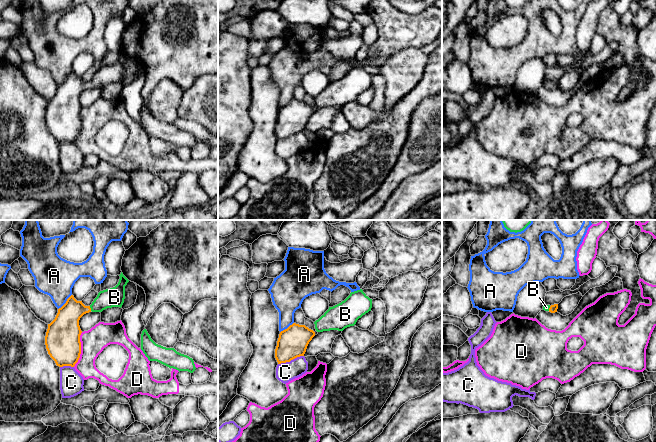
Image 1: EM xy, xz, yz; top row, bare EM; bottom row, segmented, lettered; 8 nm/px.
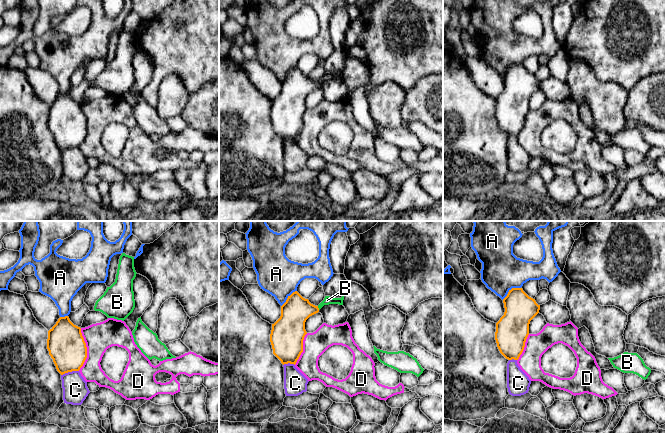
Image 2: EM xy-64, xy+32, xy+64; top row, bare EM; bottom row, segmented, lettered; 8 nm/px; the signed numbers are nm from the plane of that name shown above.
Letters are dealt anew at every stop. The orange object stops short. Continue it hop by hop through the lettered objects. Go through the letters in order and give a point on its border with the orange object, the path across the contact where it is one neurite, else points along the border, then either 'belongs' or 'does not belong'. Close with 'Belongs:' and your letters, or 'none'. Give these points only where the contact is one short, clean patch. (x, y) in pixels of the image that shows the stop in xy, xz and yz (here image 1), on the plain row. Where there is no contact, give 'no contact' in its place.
A: xy (66, 78) | does not belong
B: xy (90, 84) | across xy (65, 102), (82, 85), (90, 84), (107, 74), (114, 73) | belongs
C: xz (290, 136) | does not belong
D: xy (80, 125) | does not belong
Belongs: B

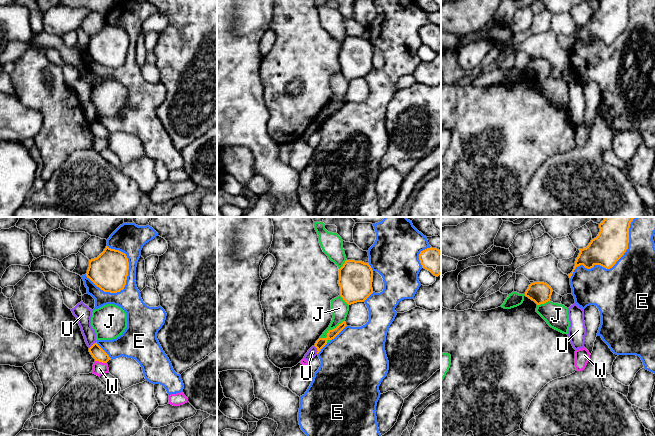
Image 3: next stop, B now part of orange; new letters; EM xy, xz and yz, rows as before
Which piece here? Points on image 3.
E: xy (128, 42) | does not belong
J: xz (330, 106) | does not belong
U: xz (317, 126) | along xz (314, 121), (317, 130) | does not belong
W: xy (101, 137) | does not belong
Belongs: none

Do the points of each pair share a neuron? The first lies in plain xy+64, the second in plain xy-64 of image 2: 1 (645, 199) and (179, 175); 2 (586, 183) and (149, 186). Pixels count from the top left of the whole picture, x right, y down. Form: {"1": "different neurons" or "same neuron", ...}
{"1": "same neuron", "2": "same neuron"}

